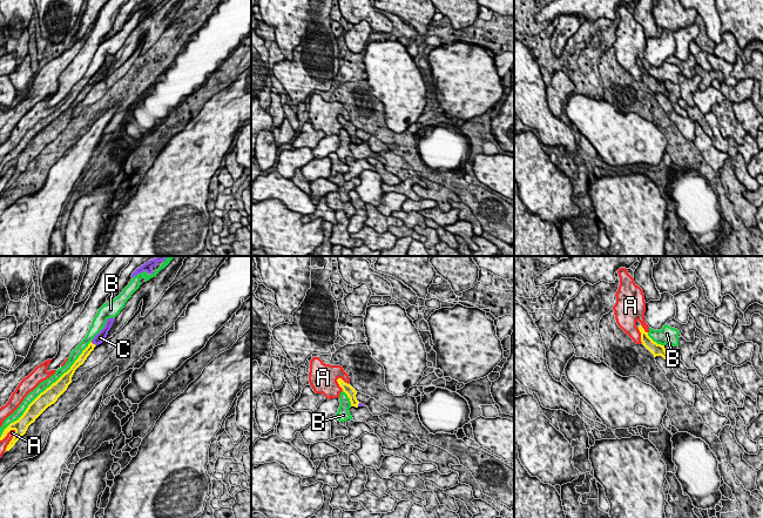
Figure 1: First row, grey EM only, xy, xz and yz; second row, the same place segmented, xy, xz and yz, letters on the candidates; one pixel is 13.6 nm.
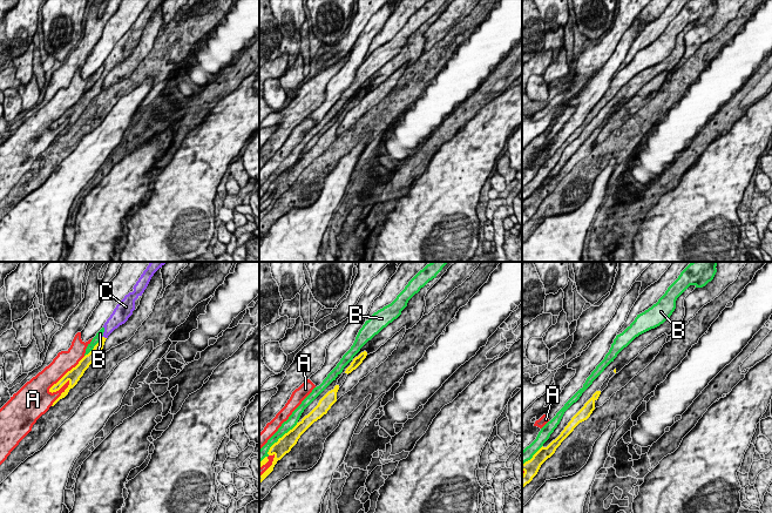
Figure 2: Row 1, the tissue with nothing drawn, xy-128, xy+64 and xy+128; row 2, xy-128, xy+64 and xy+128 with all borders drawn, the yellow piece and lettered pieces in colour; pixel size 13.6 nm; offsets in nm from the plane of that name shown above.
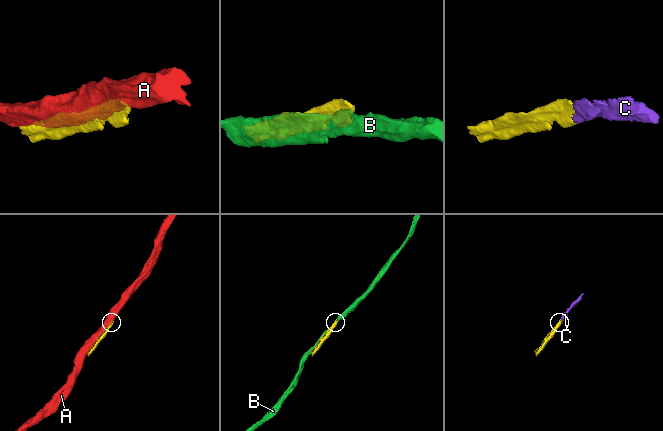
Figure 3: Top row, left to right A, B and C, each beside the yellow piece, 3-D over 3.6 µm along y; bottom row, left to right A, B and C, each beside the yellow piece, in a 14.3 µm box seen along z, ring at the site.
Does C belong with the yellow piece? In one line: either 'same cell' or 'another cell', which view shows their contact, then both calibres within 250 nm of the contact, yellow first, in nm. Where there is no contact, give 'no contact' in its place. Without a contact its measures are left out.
same cell | xy | 120/140 nm

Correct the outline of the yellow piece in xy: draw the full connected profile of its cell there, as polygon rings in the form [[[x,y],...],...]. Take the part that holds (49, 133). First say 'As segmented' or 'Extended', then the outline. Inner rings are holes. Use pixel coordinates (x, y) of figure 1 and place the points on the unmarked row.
Extended. [[[108,55],[104,65],[93,75],[88,83],[82,88],[79,95],[74,99],[70,106],[65,109],[55,120],[41,129],[26,146],[23,152],[15,159],[11,160],[2,169],[0,177],[2,177],[11,167],[14,167],[12,177],[6,184],[9,188],[21,173],[23,173],[28,163],[67,127],[72,120],[72,114],[75,107],[85,100],[87,94],[94,85],[106,78],[108,68],[110,67],[115,55]]]

